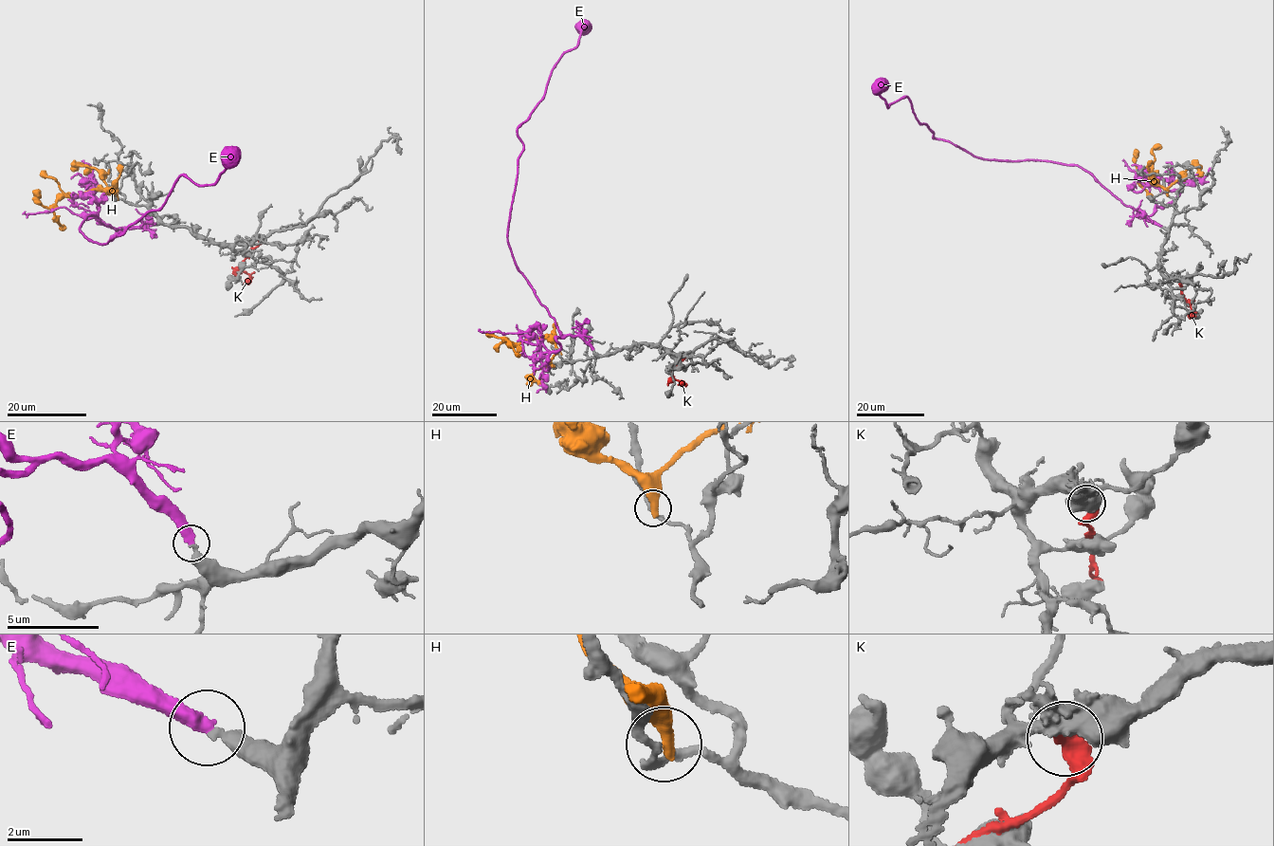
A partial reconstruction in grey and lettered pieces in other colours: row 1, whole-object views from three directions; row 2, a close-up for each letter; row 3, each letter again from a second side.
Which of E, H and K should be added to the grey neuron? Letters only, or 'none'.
E

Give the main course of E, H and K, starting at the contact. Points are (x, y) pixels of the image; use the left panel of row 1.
E: (154, 224), (117, 230), (91, 215), (80, 229), (107, 244), (160, 208), (177, 177), (216, 182), (234, 147)
H: (117, 198), (115, 193), (105, 190), (89, 190), (74, 195), (61, 196), (53, 211), (54, 220), (66, 228)
K: (258, 239), (259, 244), (247, 251), (239, 267), (250, 277), (243, 284)

